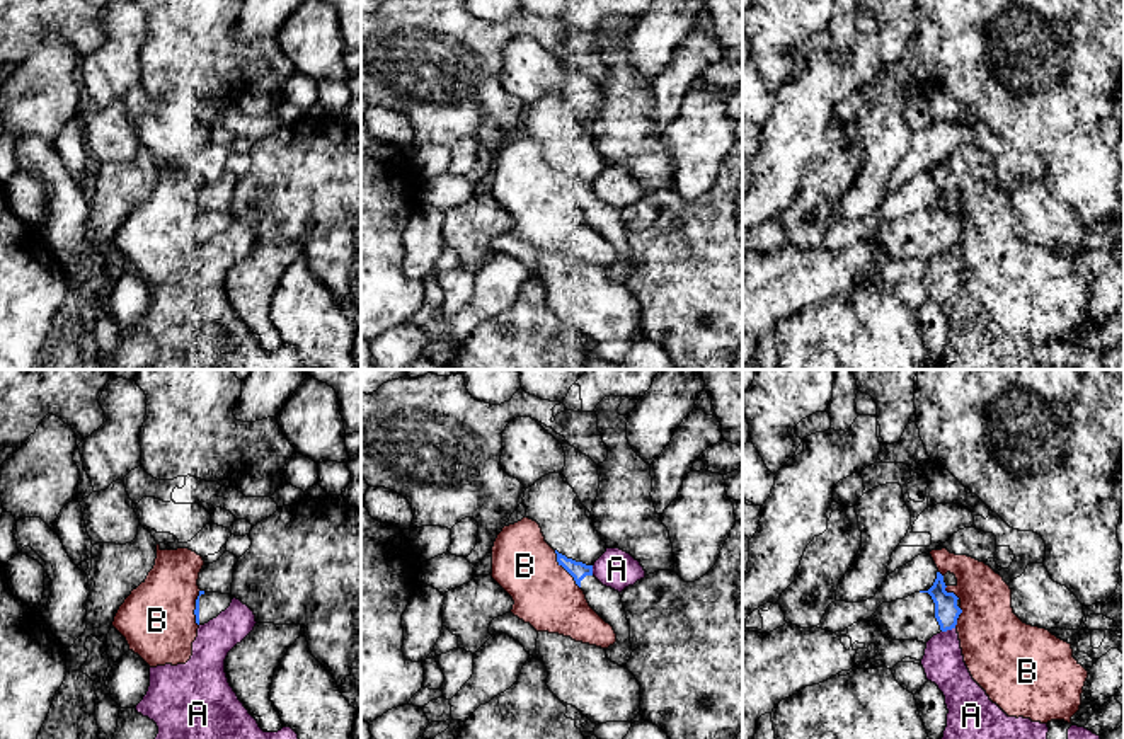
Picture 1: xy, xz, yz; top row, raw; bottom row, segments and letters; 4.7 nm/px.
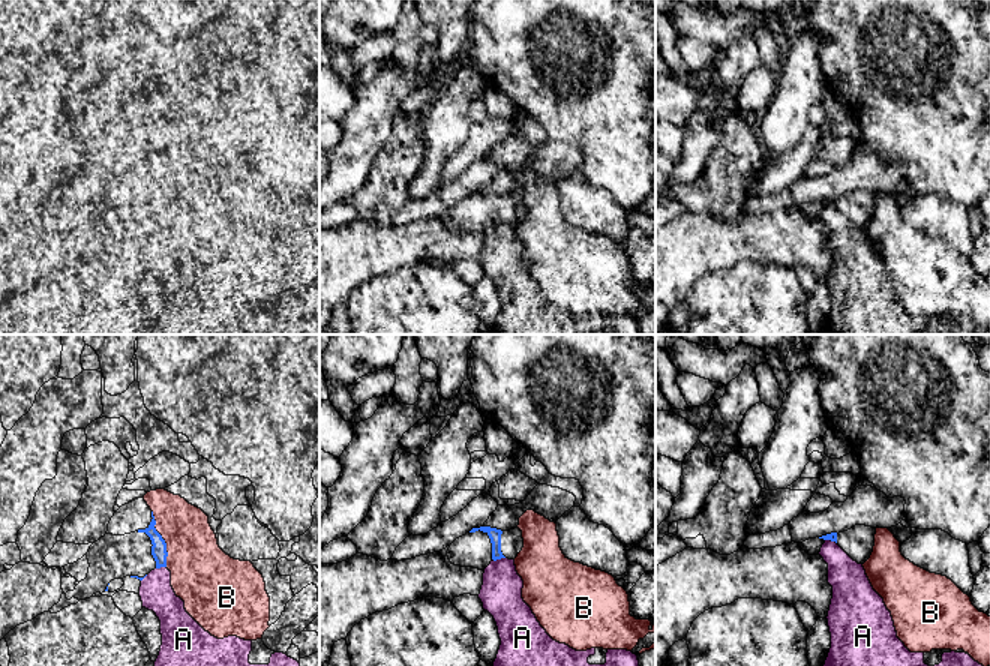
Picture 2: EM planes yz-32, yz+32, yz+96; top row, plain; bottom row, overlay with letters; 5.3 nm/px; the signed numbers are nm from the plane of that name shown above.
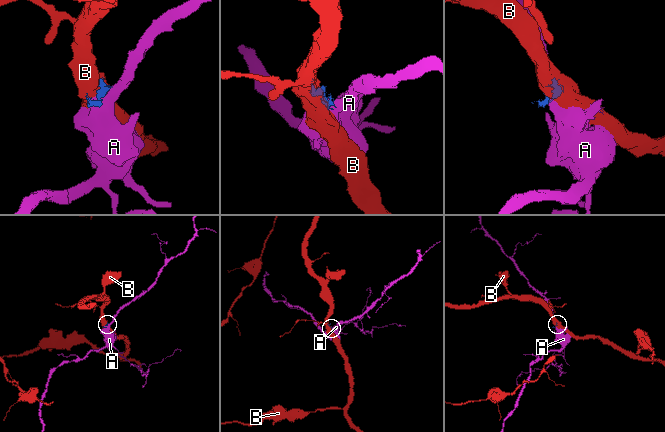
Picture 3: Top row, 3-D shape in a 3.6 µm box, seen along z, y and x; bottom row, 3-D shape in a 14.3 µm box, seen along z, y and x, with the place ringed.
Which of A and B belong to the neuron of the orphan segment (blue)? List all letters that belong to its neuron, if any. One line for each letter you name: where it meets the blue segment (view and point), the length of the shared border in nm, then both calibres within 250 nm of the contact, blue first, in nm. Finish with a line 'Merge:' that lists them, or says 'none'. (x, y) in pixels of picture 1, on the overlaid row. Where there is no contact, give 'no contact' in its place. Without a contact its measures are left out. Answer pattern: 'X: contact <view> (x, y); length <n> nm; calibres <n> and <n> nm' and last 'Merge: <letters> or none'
Merge: none

